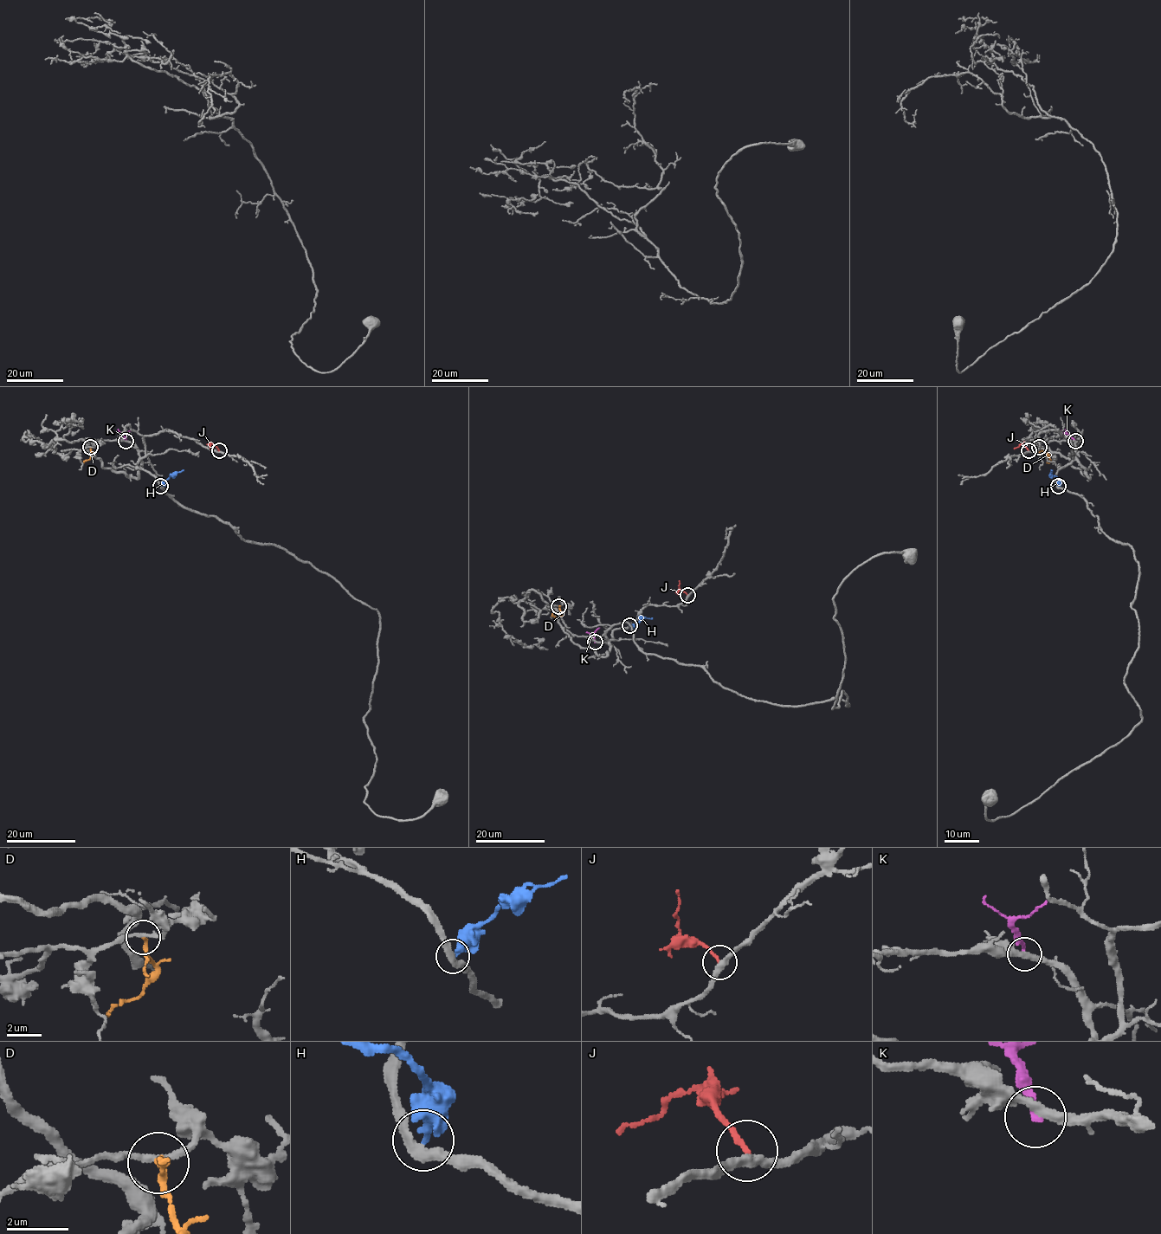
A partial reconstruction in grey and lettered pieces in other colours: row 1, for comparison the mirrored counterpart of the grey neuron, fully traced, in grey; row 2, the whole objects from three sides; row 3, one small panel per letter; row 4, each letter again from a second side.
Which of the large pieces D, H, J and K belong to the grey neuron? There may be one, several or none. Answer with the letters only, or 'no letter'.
no letter

